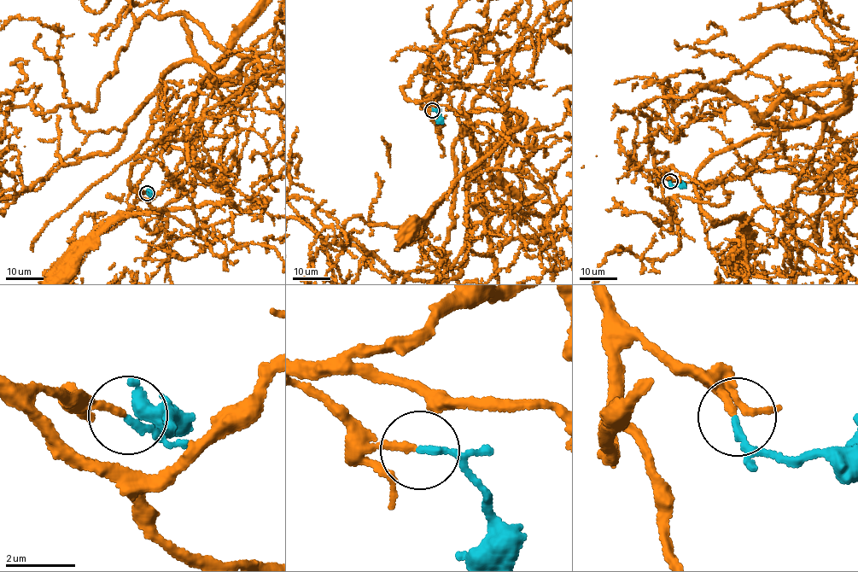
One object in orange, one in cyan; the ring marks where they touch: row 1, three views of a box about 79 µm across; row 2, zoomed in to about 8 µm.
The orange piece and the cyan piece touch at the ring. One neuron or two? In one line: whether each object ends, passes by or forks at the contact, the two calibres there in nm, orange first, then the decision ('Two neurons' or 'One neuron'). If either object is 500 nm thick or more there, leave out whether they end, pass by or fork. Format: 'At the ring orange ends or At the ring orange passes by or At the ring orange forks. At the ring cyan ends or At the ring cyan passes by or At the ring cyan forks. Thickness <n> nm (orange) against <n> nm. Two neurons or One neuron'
At the ring orange ends. At the ring cyan ends. Thickness 220 nm (orange) against 200 nm. Two neurons

